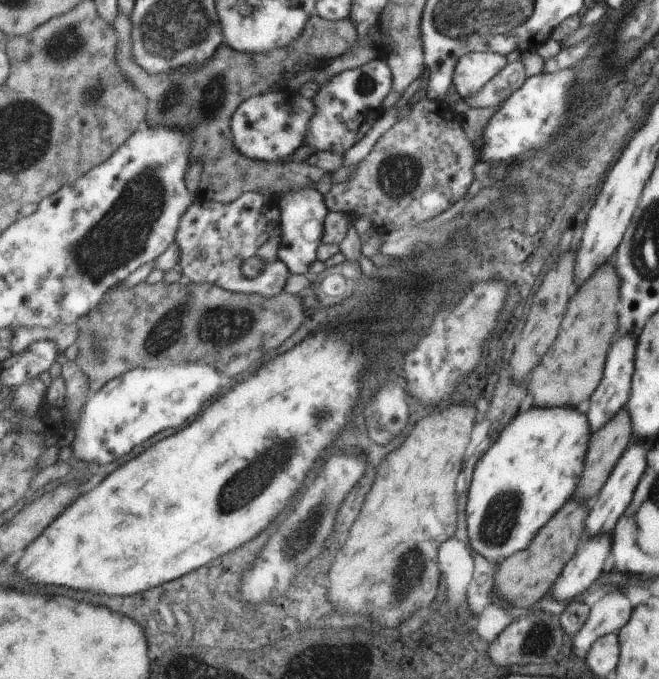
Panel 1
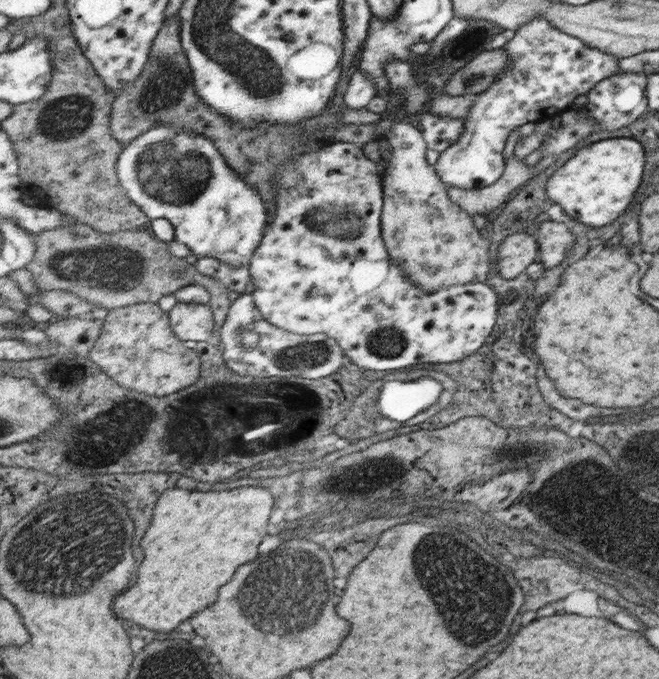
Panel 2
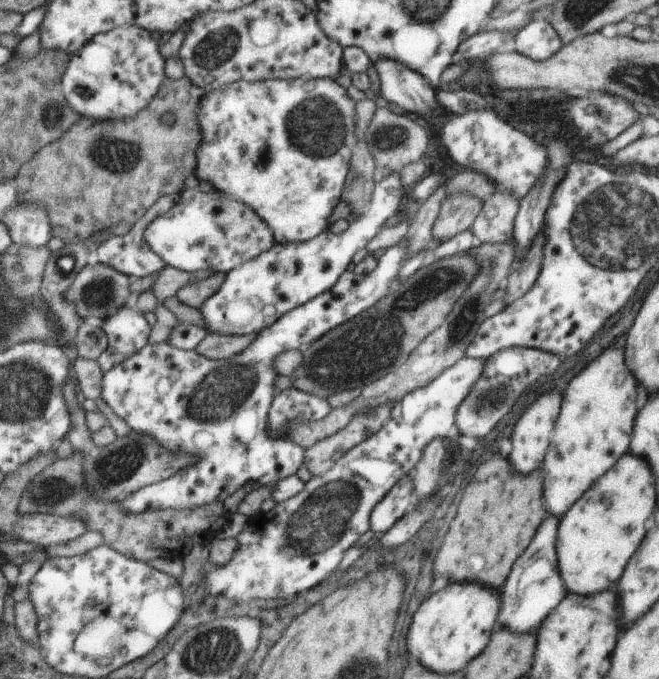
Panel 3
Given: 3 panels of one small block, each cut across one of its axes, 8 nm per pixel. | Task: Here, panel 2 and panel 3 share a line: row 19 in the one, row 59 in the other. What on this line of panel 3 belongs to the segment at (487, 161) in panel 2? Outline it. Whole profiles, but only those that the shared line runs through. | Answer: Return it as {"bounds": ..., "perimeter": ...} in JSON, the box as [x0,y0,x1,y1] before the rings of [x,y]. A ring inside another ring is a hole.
{"bounds":[515,19,563,62],"perimeter":[[[548,19],[532,21],[521,28],[515,37],[515,44],[517,53],[532,58],[534,62],[552,58],[563,45]]]}

